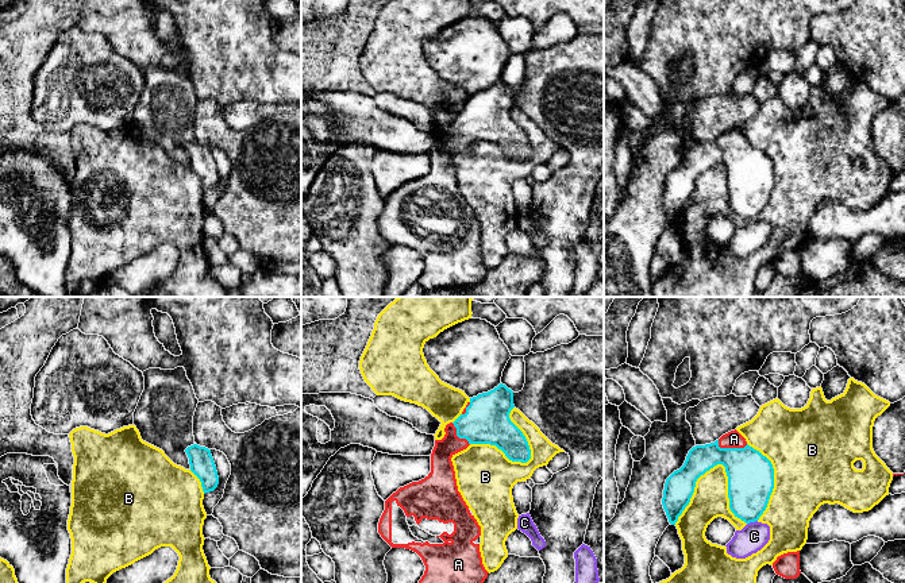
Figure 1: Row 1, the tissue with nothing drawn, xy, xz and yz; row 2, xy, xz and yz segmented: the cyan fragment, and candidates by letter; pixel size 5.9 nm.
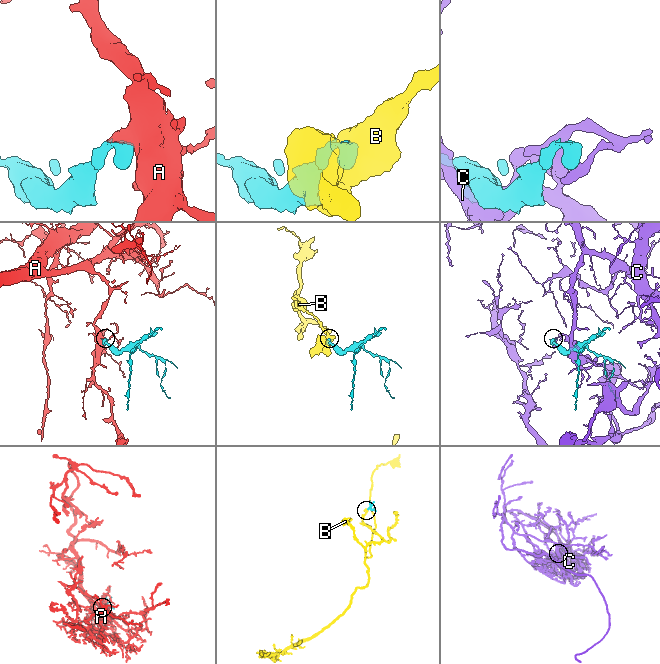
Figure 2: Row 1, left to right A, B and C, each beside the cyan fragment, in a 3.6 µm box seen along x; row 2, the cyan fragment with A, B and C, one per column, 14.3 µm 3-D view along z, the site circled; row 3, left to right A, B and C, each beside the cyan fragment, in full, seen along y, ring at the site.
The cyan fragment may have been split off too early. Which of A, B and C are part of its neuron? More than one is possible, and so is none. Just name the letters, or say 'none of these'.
A

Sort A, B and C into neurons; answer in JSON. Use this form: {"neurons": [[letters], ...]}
{"neurons": [["A"], ["B"], ["C"]]}

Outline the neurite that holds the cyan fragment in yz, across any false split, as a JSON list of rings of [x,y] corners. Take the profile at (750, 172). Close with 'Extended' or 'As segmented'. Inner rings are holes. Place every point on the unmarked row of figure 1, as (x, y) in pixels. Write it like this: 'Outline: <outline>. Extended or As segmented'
Outline: [[[735,127],[715,140],[693,144],[683,163],[666,177],[662,202],[671,223],[689,202],[697,177],[717,162],[725,165],[729,206],[735,215],[746,221],[759,217],[774,186],[774,166]]]. Extended

